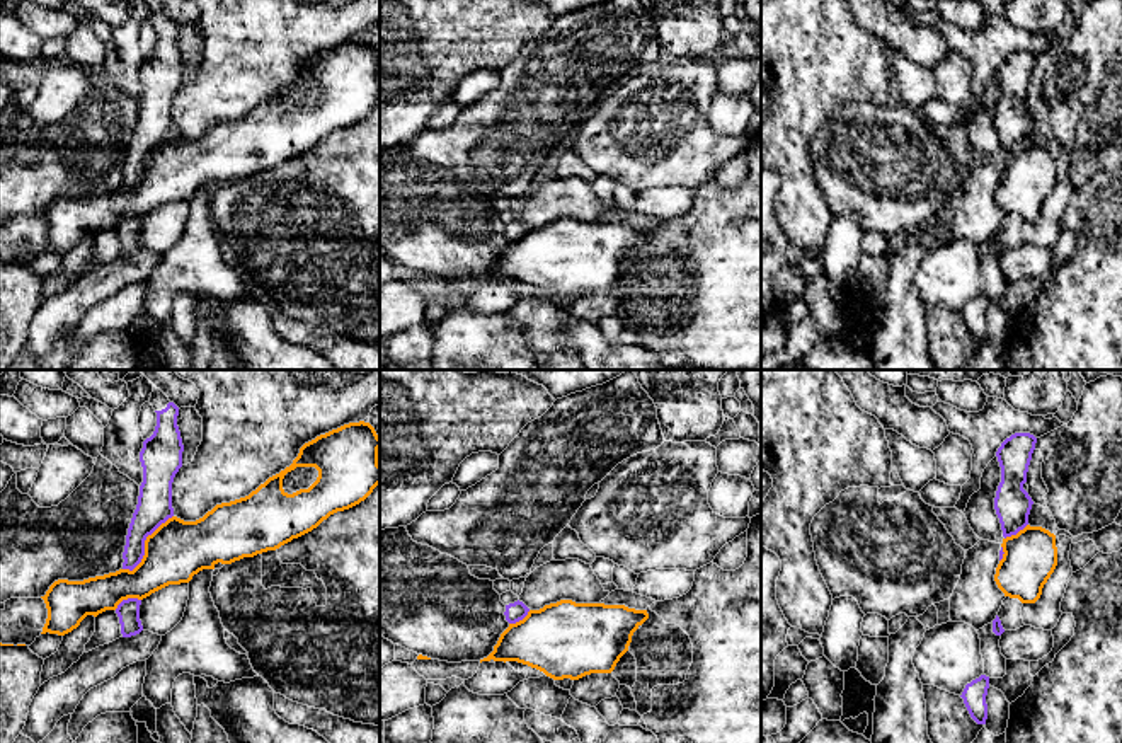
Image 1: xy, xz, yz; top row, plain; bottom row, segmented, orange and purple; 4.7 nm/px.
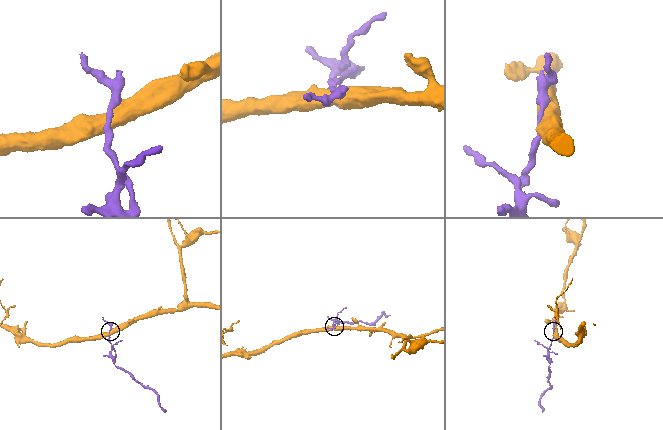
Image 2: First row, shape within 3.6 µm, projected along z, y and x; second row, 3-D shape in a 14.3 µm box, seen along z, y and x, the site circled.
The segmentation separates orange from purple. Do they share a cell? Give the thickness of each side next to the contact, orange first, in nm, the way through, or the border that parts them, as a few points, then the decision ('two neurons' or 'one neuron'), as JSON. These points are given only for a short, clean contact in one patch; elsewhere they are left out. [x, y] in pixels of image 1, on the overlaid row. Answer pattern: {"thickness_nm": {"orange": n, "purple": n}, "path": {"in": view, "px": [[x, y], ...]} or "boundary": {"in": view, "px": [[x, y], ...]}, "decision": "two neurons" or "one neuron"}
{"thickness_nm": {"orange": 280, "purple": 160}, "decision": "two neurons"}

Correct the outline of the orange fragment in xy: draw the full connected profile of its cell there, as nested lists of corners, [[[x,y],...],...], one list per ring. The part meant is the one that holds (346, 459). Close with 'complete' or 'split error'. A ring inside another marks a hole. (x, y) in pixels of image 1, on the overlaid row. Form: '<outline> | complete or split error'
[[[349,423],[300,448],[298,457],[289,467],[269,477],[249,496],[216,504],[203,518],[184,521],[177,516],[169,518],[145,540],[145,556],[133,569],[119,569],[104,576],[83,581],[54,581],[44,596],[48,619],[41,634],[65,636],[77,629],[87,615],[97,617],[106,610],[116,610],[123,600],[143,600],[152,593],[169,586],[189,583],[203,569],[215,569],[218,562],[232,564],[243,557],[276,550],[298,539],[337,511],[349,510],[364,501],[380,484],[378,464],[380,436],[369,423]],[[296,467],[315,467],[317,481],[308,489],[288,494],[283,479]]] | complete

